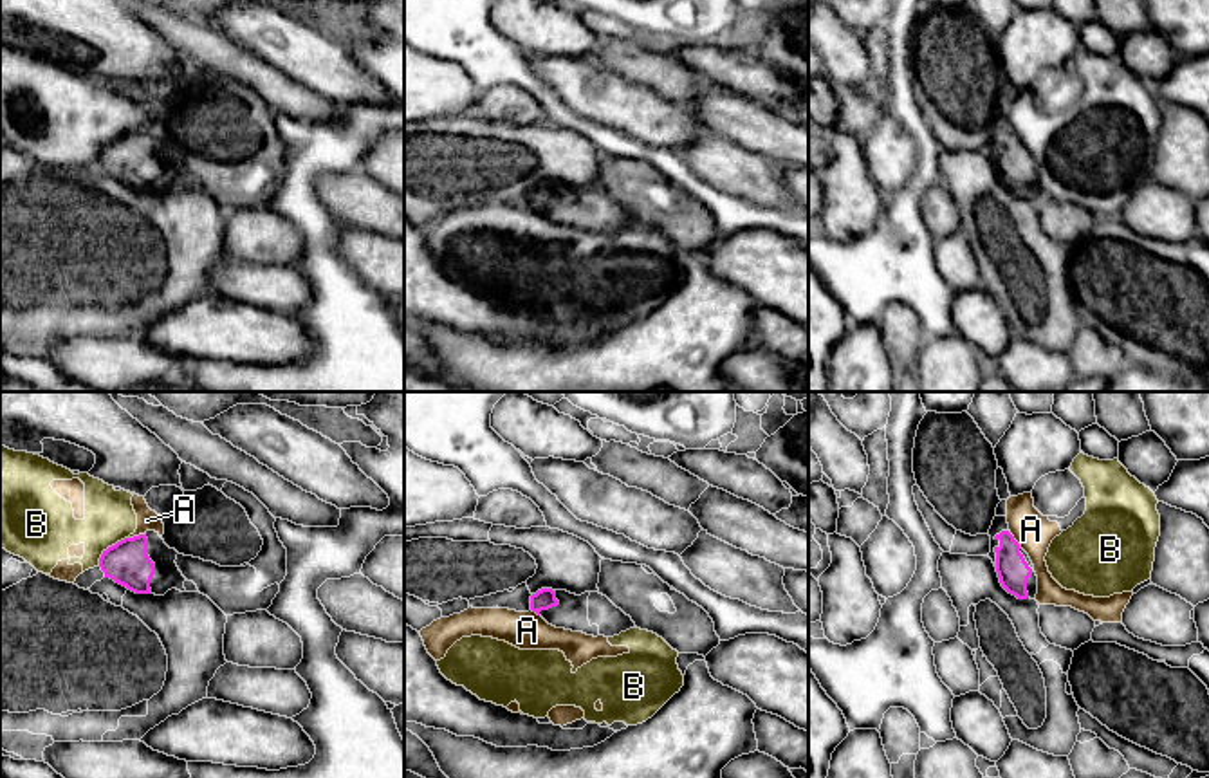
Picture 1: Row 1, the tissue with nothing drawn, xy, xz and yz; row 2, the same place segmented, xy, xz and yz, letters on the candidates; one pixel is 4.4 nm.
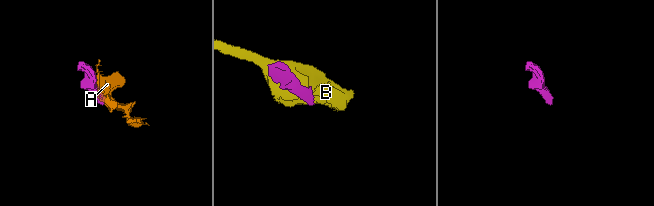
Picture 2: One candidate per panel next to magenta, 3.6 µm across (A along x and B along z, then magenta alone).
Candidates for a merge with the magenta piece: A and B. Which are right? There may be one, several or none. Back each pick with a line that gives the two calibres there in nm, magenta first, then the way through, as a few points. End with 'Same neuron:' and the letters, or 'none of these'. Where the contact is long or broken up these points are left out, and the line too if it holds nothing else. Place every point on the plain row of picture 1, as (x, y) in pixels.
Same neuron: none of these

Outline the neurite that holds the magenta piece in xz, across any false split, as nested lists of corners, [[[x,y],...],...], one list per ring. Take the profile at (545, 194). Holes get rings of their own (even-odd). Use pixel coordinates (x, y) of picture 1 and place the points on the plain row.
[[[541,184],[531,191],[531,206],[556,224],[594,233],[614,233],[635,224],[632,213],[599,188],[576,191],[567,186]]]

